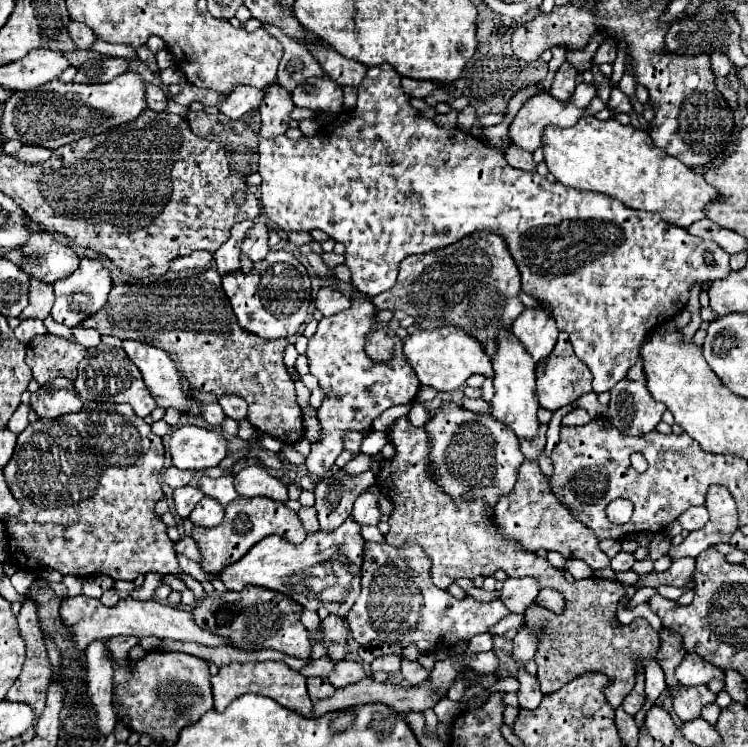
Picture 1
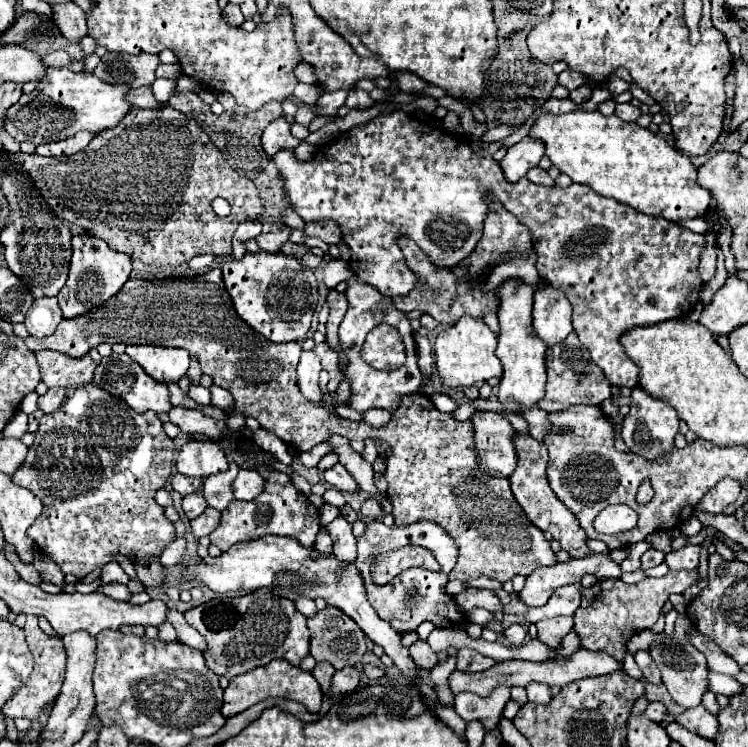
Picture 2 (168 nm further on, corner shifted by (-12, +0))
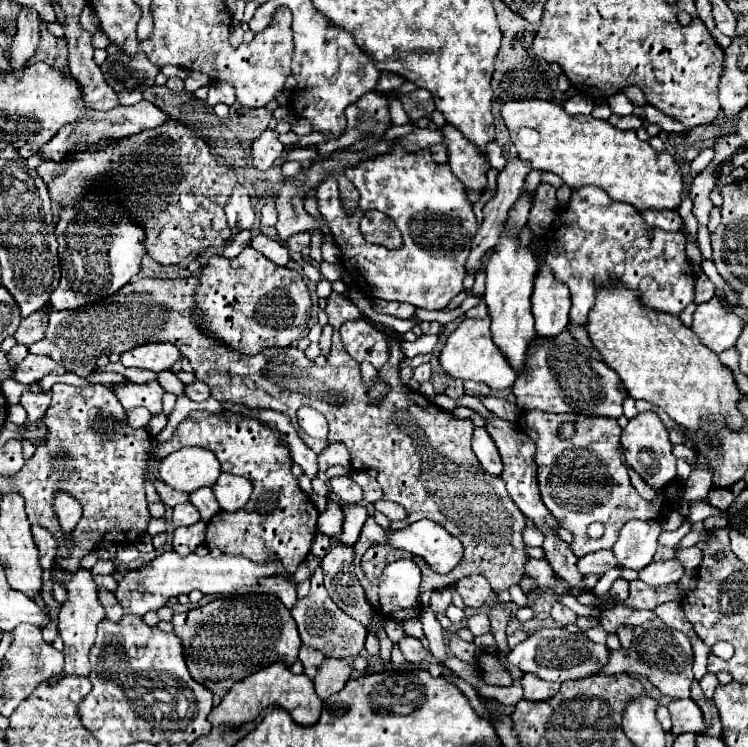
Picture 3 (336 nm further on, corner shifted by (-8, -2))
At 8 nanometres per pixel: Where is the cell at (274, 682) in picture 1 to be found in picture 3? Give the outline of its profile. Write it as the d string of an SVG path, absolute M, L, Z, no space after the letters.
M272 663L266 669L260 669L258 673L254 673L252 677L246 677L244 681L238 681L222 699L222 703L218 707L214 707L208 715L208 721L214 727L224 727L224 729L240 729L248 723L252 723L262 709L266 707L282 707L286 709L292 719L302 725L314 725L320 719L320 711L322 711L322 699L316 697L314 691L314 683L312 679L302 675L294 675L284 663Z

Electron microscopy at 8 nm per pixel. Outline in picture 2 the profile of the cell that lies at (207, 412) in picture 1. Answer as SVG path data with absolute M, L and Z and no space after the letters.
M202 385L190 387L188 397L194 399L198 405L210 405L210 389L206 389L206 387L202 387Z

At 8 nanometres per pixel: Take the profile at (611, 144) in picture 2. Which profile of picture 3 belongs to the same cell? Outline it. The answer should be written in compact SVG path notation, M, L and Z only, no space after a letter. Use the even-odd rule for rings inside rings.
M544 99L508 101L500 113L518 157L528 161L532 169L556 173L570 189L594 185L604 189L614 201L628 203L638 211L676 209L682 201L684 179L680 167L670 153L656 153L634 131L612 129L606 121L598 121L592 115L568 115L562 105ZM524 131L532 133L530 141L524 141Z

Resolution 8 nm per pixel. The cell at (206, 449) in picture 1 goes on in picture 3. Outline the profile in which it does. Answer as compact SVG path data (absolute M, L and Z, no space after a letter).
M182 447L160 461L158 475L172 489L192 493L200 487L212 487L216 483L220 463L208 449Z

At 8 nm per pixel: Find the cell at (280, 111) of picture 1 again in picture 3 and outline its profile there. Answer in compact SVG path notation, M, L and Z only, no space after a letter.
M266 129L258 139L252 141L252 165L260 171L270 169L282 149L284 145L278 141L278 133L274 129Z

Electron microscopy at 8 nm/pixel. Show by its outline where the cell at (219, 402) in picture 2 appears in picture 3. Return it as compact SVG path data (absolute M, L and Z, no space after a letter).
M194 381L194 383L186 385L186 387L184 387L184 393L186 393L186 397L192 399L192 401L204 401L204 399L210 397L210 389L208 389L204 383L200 383L200 381Z

